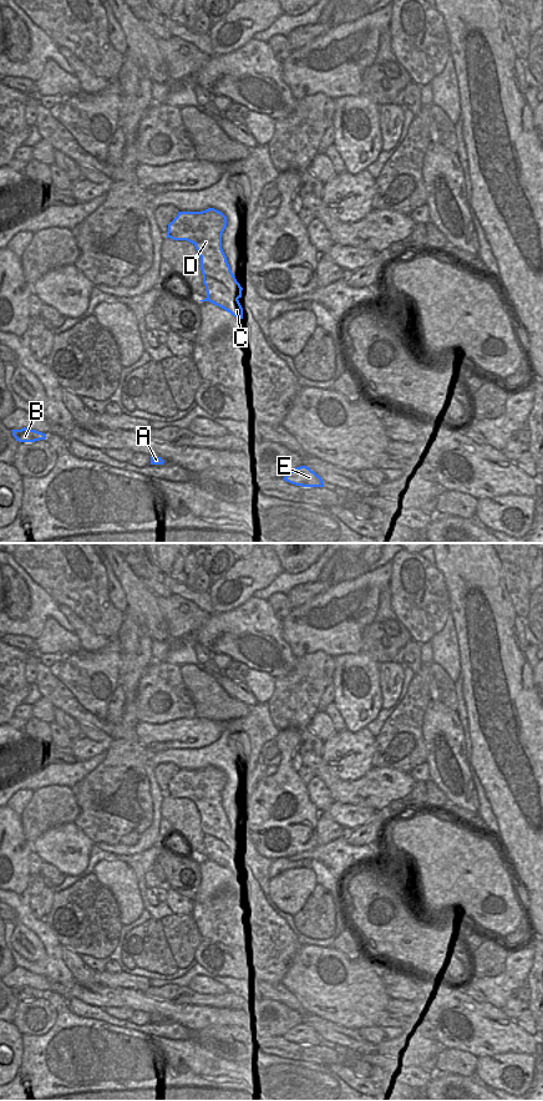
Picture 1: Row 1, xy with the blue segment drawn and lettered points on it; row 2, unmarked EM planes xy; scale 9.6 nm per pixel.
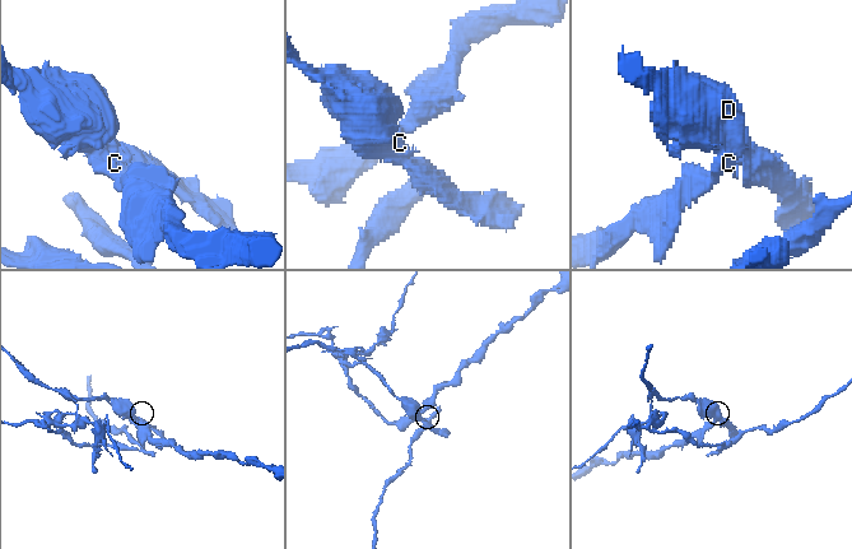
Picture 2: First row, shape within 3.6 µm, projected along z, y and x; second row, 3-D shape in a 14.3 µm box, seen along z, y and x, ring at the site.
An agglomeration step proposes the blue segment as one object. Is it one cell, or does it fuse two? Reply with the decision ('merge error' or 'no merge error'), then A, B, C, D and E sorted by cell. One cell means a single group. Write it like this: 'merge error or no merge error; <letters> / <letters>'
merge error; A B D E / C

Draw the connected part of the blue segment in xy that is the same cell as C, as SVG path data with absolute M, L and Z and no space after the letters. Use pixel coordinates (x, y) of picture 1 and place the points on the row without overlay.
M209 836L207 838L205 849L207 856L201 859L209 859L230 871L233 874L243 877L243 866L238 858L239 856L224 842Z

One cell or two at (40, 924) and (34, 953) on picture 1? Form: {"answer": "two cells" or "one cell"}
{"answer": "two cells"}

